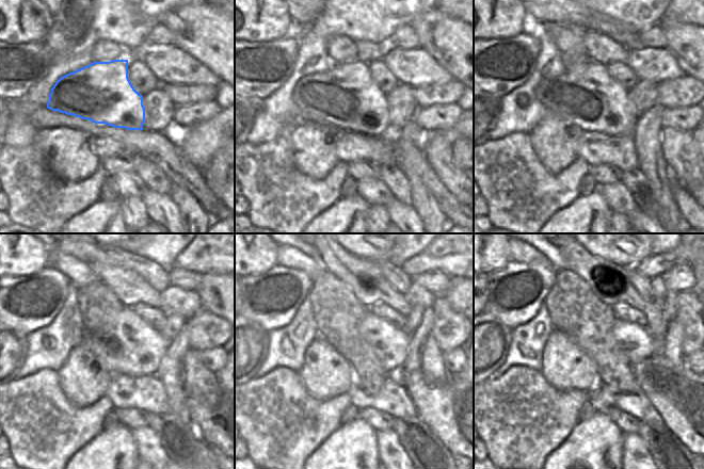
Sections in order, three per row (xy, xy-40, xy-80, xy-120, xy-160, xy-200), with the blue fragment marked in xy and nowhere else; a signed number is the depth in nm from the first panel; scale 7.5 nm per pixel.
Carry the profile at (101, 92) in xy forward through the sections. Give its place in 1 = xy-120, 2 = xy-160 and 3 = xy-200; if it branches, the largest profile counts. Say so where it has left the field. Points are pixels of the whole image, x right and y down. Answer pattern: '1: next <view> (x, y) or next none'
1: next xy-120 (131, 346)
2: next xy-160 (380, 345)
3: next xy-200 (636, 342)

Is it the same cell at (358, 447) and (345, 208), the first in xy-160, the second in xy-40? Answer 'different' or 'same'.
same

